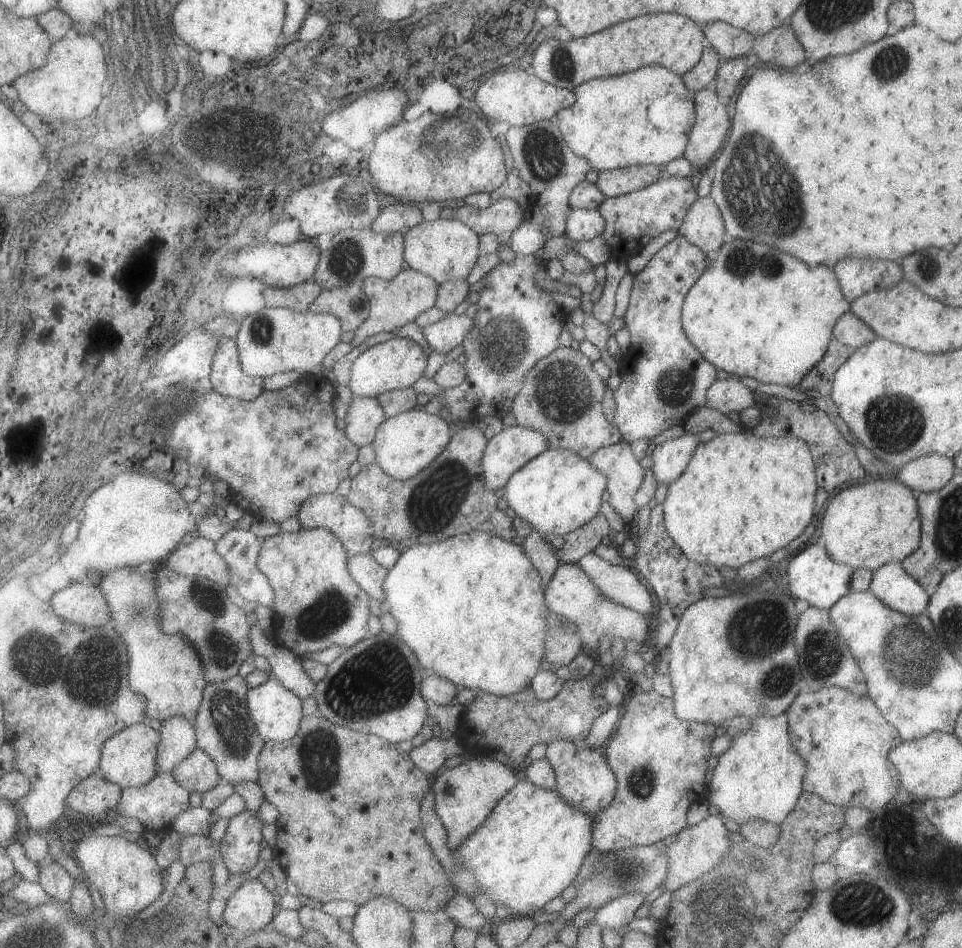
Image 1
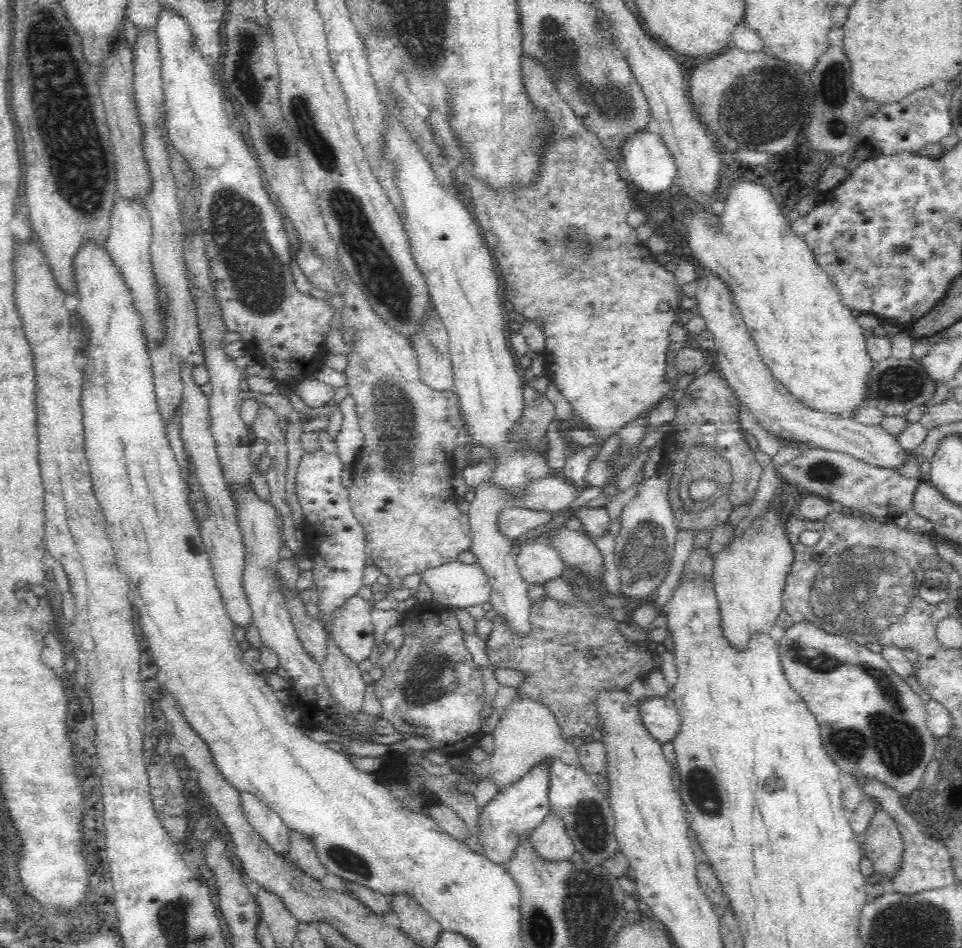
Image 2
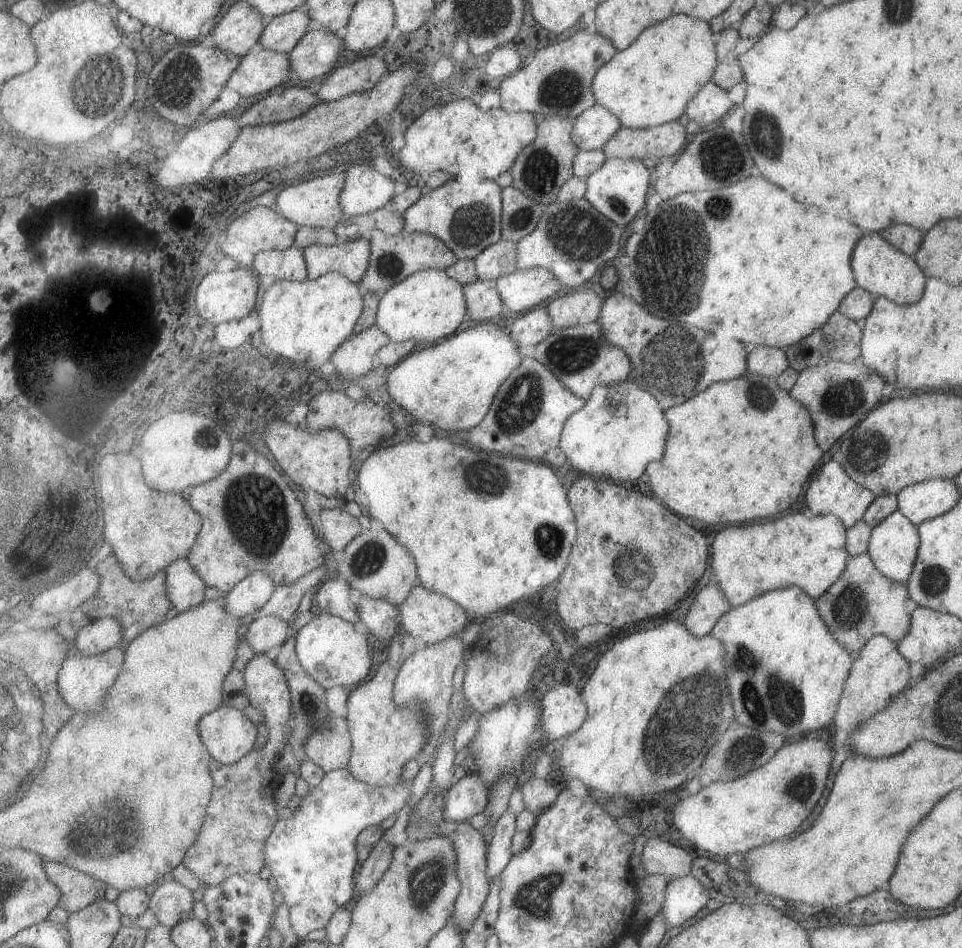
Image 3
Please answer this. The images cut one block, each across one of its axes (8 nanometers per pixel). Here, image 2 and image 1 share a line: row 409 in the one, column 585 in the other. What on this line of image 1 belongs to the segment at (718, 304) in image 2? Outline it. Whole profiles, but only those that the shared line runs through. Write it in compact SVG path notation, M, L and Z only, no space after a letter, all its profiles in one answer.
M563 739L549 743L546 749L545 758L551 762L558 778L559 794L565 798L565 802L589 816L591 830L597 824L595 816L599 814L599 810L605 810L611 804L616 792L616 775L609 770L603 750L604 748L577 746L572 741Z

